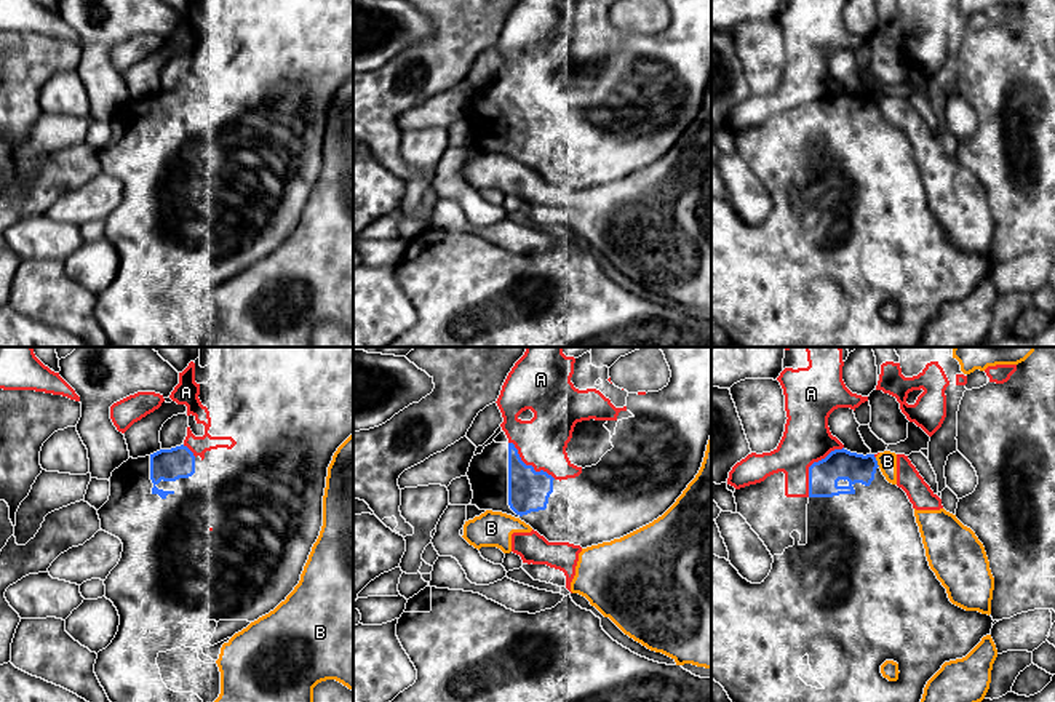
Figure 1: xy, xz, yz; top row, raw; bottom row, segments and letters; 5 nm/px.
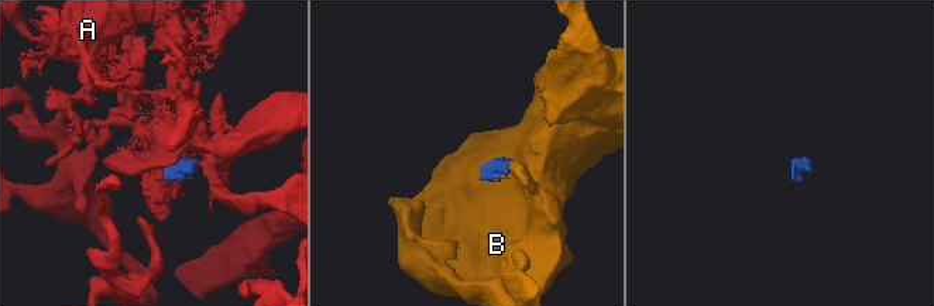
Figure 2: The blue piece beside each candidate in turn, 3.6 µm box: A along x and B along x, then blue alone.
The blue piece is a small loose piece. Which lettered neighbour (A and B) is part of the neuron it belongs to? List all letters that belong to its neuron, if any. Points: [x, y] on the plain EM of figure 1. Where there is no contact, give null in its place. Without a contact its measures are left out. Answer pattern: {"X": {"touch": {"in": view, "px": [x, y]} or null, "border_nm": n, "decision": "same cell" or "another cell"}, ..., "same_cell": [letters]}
{"A": {"touch": {"in": "yz", "px": [811, 107]}, "border_nm": 320, "decision": "another cell"}, "B": {"touch": {"in": "yz", "px": [876, 104]}, "border_nm": 50, "decision": "another cell"}, "same_cell": []}

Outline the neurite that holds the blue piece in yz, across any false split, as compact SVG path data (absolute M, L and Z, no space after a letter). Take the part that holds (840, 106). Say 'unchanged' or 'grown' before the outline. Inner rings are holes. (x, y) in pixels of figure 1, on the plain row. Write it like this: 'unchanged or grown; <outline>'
grown; M834 91L825 101L809 109L809 138L786 139L785 115L778 114L764 123L734 134L737 155L759 177L774 205L761 225L751 225L726 200L711 195L711 320L727 334L734 347L919 347L927 323L945 304L965 299L983 278L991 277L993 259L978 253L965 253L953 246L946 230L930 211L914 150L906 134L882 117L874 96L857 96ZM886 302L898 305L898 321L889 323L881 315Z

